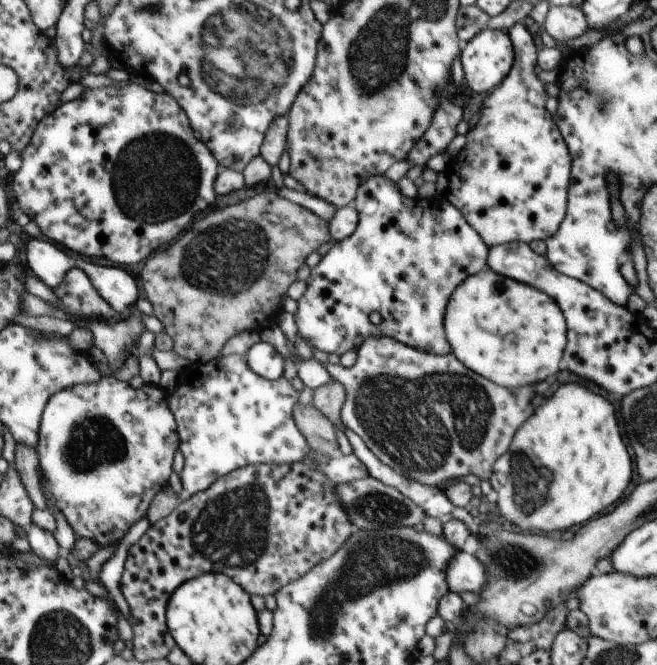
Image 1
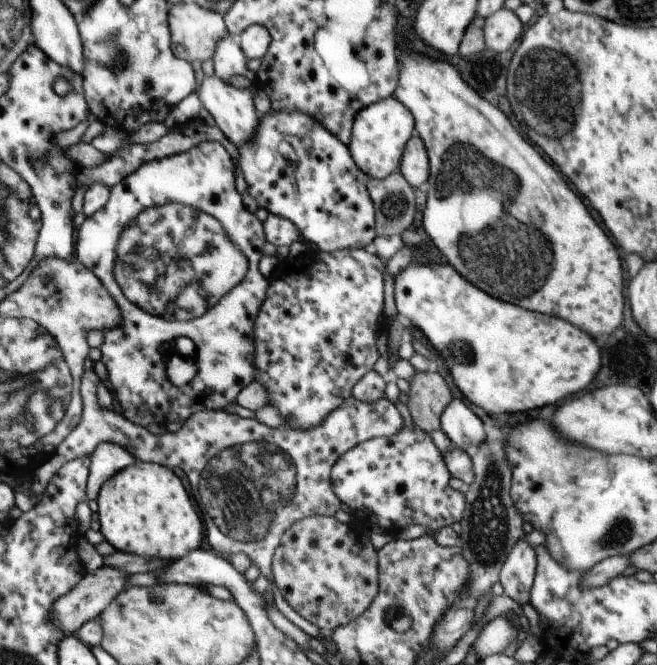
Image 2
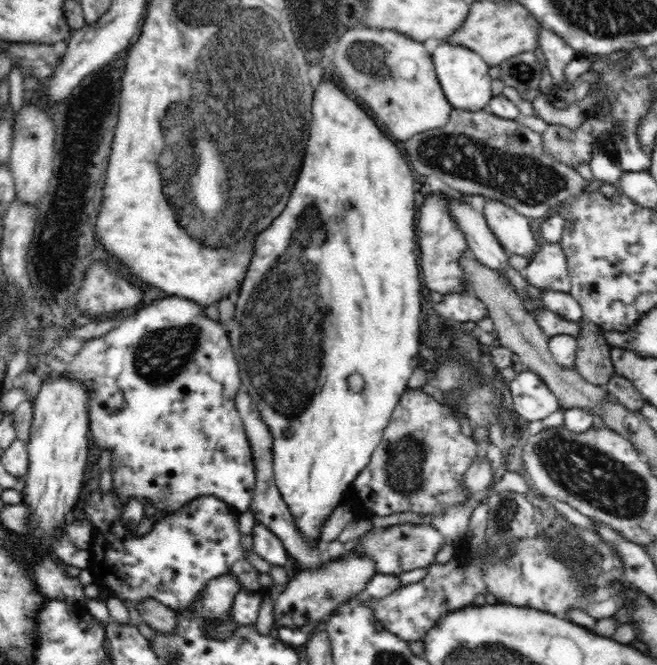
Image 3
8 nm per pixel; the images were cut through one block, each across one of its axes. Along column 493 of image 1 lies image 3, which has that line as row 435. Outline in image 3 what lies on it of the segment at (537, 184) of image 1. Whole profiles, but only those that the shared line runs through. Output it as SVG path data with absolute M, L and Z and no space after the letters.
M176 295L162 298L162 300L154 300L147 308L139 309L134 316L128 316L119 325L111 326L106 334L86 341L76 355L64 361L66 377L82 381L88 389L90 439L102 451L112 450L112 489L114 489L114 495L118 499L122 499L124 506L130 498L136 497L143 506L148 502L153 502L158 511L174 512L196 497L208 495L218 497L241 513L249 509L255 488L255 466L244 423L235 405L236 393L242 386L239 364L233 352L228 332L222 328L219 322L210 320L207 307Z

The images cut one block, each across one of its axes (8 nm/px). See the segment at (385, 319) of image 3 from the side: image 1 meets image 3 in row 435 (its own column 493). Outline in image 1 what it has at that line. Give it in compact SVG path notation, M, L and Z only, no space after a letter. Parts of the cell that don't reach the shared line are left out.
M490 268L469 276L454 290L448 300L444 330L452 353L466 368L504 388L535 386L547 378L554 379L556 372L563 367L567 324L558 303L541 290L502 276Z

